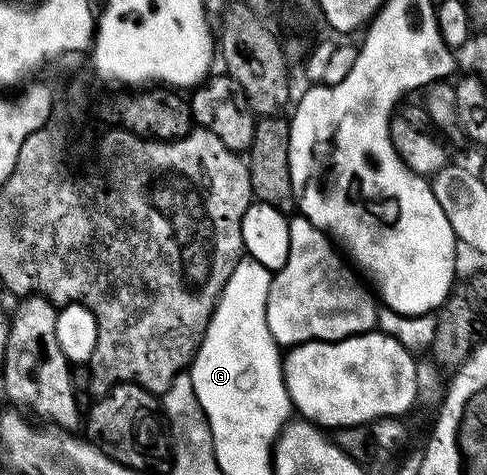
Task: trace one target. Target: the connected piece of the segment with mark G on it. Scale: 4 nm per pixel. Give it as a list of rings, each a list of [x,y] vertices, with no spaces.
[[[251,257],[241,258],[226,281],[222,294],[216,301],[216,308],[212,310],[211,322],[205,330],[203,339],[200,340],[198,358],[191,364],[190,374],[203,411],[212,410],[214,413],[214,407],[220,405],[220,413],[226,417],[230,413],[236,415],[236,411],[250,411],[256,417],[256,413],[260,413],[262,409],[264,425],[269,431],[277,432],[293,414],[294,408],[284,384],[281,348],[272,340],[272,334],[266,325],[266,301],[272,277],[273,272],[267,271],[258,260]]]

